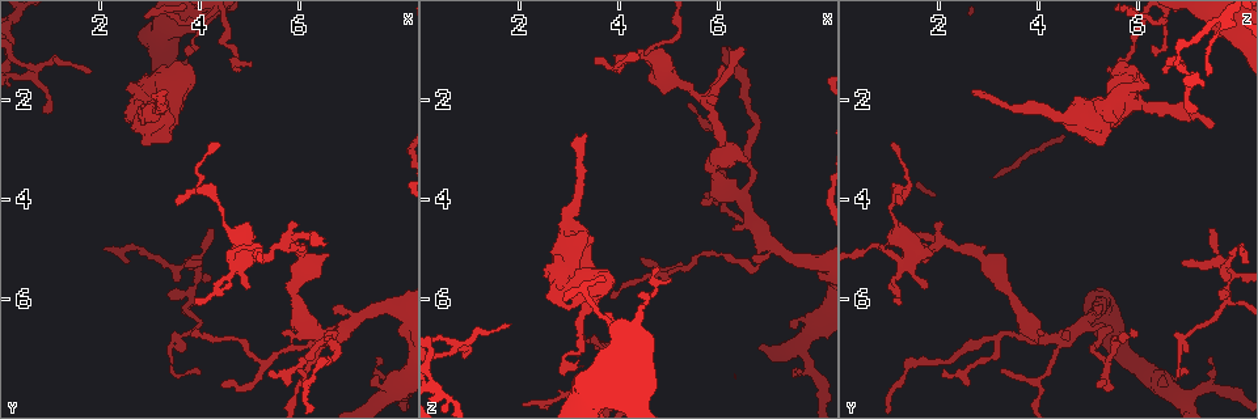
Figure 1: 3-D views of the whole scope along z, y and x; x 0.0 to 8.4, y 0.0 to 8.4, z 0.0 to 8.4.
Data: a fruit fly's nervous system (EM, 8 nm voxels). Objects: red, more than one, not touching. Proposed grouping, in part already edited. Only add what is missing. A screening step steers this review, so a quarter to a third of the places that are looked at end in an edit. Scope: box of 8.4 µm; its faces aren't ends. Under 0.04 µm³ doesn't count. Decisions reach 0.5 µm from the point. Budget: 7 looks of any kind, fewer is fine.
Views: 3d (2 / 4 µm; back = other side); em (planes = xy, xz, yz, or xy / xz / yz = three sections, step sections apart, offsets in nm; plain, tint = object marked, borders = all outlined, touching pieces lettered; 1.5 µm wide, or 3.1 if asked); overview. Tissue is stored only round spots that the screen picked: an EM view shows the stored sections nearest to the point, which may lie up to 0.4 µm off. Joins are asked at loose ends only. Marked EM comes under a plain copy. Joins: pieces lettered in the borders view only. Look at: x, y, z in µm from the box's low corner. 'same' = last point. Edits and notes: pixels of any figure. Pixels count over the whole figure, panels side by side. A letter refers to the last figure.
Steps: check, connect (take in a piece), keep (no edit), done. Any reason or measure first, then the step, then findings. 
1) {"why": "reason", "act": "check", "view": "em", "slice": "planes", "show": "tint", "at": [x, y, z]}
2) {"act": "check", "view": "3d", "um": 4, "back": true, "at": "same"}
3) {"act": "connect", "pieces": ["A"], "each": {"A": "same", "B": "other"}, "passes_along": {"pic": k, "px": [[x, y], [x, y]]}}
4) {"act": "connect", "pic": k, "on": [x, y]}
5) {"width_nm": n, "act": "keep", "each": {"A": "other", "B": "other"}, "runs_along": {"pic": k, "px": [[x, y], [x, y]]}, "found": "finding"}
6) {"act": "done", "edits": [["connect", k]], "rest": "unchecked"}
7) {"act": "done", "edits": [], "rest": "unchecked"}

{"act": "check", "view": "3d", "um": 2, "at": [3.40, 5.95, 7.70]}

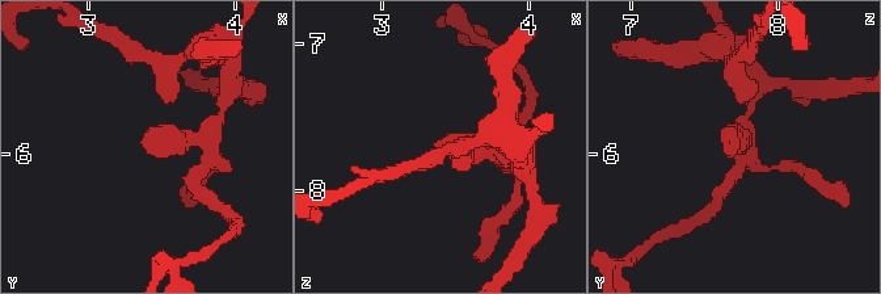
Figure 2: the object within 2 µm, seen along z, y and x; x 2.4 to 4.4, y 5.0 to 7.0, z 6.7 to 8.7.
{"act": "check", "view": "em", "slice": "xz", "step": 8, "show": "borders", "at": [3.36, 5.98, 7.68]}

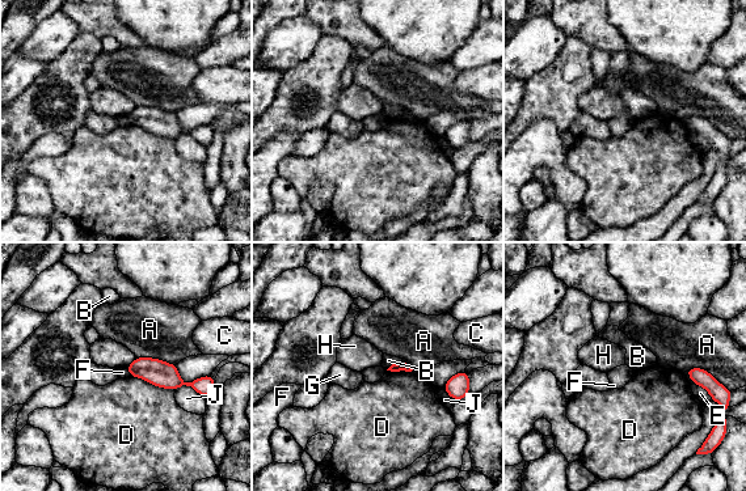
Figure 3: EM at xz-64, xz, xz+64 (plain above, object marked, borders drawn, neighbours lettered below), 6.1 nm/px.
{"act": "check", "view": "em", "slice": "planes", "show": "borders", "at": "same"}

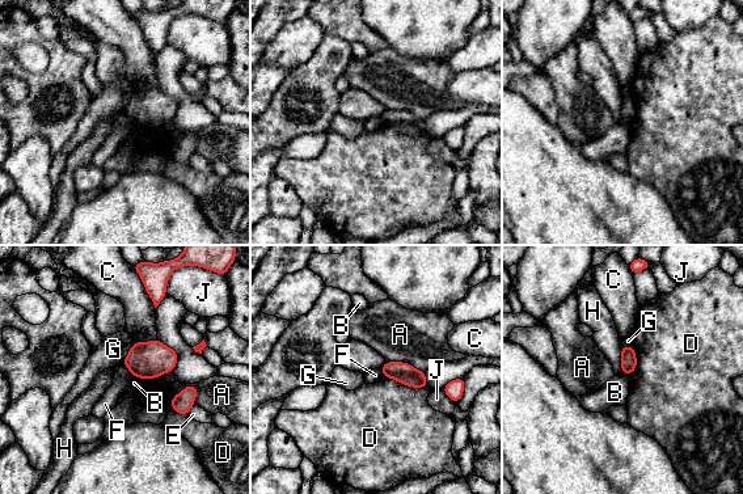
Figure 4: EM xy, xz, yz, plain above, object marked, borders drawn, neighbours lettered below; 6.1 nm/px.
{"act": "keep", "each": {"A": "other", "B": "other", "C": "other", "D": "other", "E": "other", "F": "other", "G": "other", "H": "other", "J": "other"}, "border": {"pic": 4, "px": [[122, 362], [133, 375]]}, "found": "none of them fits"}

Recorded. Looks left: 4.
{"act": "check", "view": "em", "slice": "planes", "show": "borders", "at": [4.00, 7.45, 7.00]}

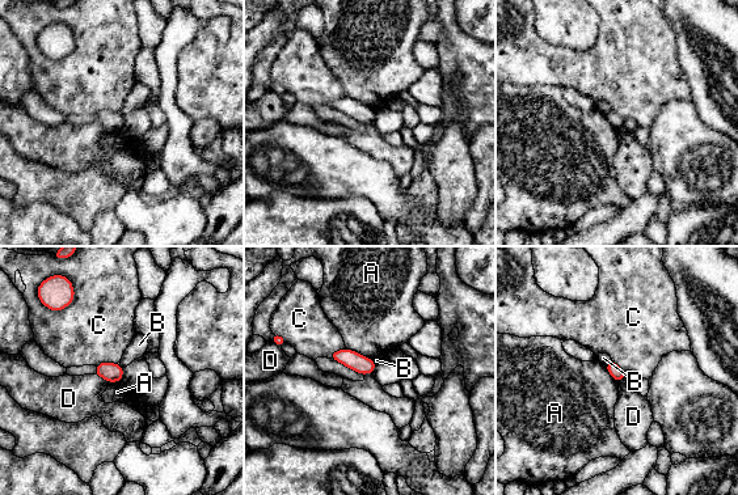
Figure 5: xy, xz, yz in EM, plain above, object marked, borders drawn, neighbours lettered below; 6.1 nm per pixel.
{"act": "keep", "each": {"A": "other", "B": "other", "C": "other", "D": "other"}, "border": {"pic": 5, "px": [[75, 292], [70, 304], [53, 311]]}, "found": "no lettered piece goes on from it"}

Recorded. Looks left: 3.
{"why": "thin end", "act": "check", "view": "3d", "um": 4, "at": [3.30, 1.85, 2.65]}

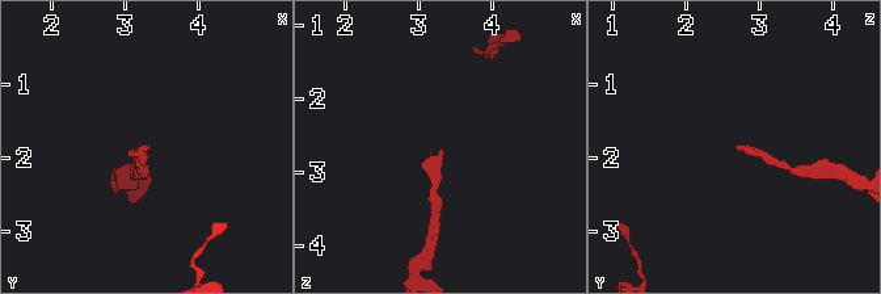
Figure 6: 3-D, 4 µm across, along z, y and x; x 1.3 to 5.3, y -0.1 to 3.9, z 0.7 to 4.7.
{"why": "now the EM", "act": "check", "view": "em", "slice": "planes", "show": "borders", "at": [3.35, 1.85, 2.65]}

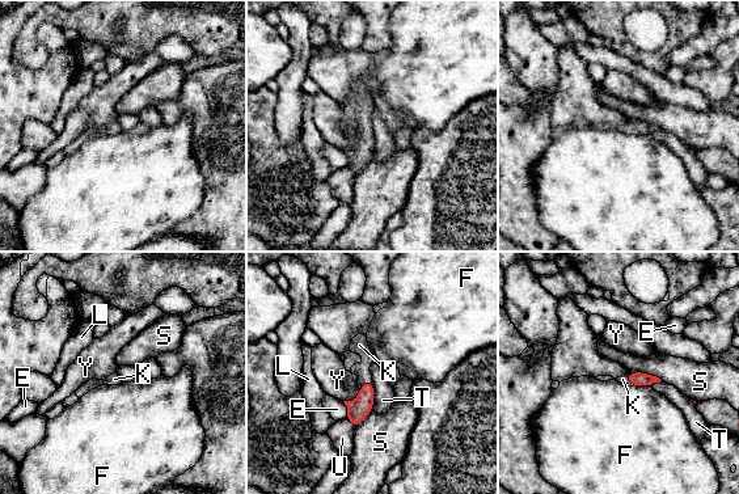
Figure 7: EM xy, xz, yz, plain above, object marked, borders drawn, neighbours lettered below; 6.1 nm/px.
{"longest_contact_nm": ["S", 200], "act": "connect", "pieces": ["K"], "each": {"E": "other", "F": "other", "K": "same", "L": "other", "S": "other", "T": "other", "U": "other", "Y": "other"}, "passes_along": {"pic": 7, "px": [[360, 408], [364, 383], [359, 345]]}, "found": "the neuron continues"}

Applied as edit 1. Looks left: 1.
{"act": "done", "edits": [["connect", 7]], "rest": "unchecked"}

